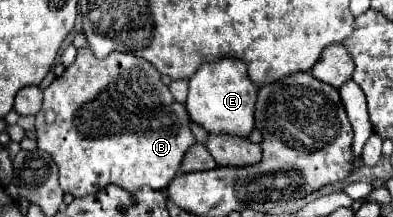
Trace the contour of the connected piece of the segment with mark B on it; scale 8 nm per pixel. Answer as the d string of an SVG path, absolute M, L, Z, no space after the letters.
M89 48L79 50L75 62L47 86L35 128L39 148L51 152L59 168L63 192L75 198L93 194L107 184L117 184L127 192L143 186L161 190L175 178L183 154L195 142L185 106L173 100L169 88L161 82L161 74L147 60L125 52L111 52L107 58L99 60Z

